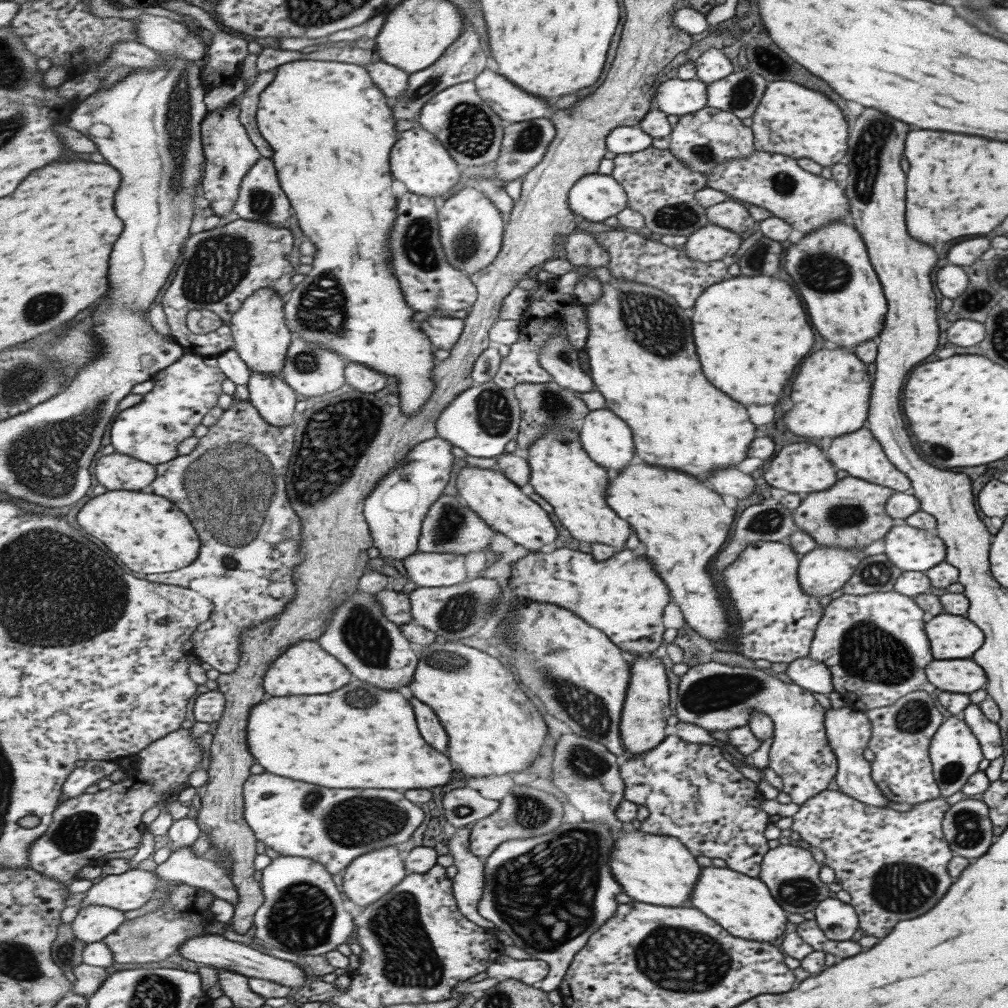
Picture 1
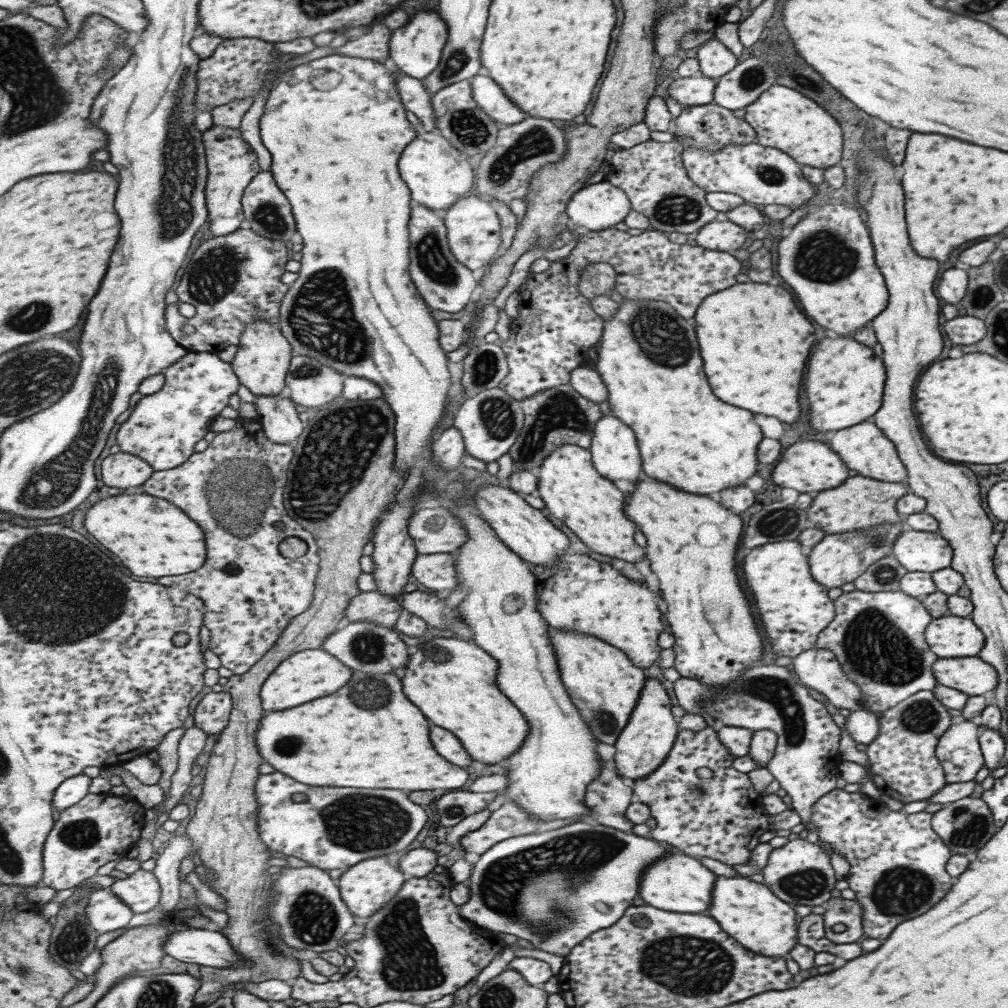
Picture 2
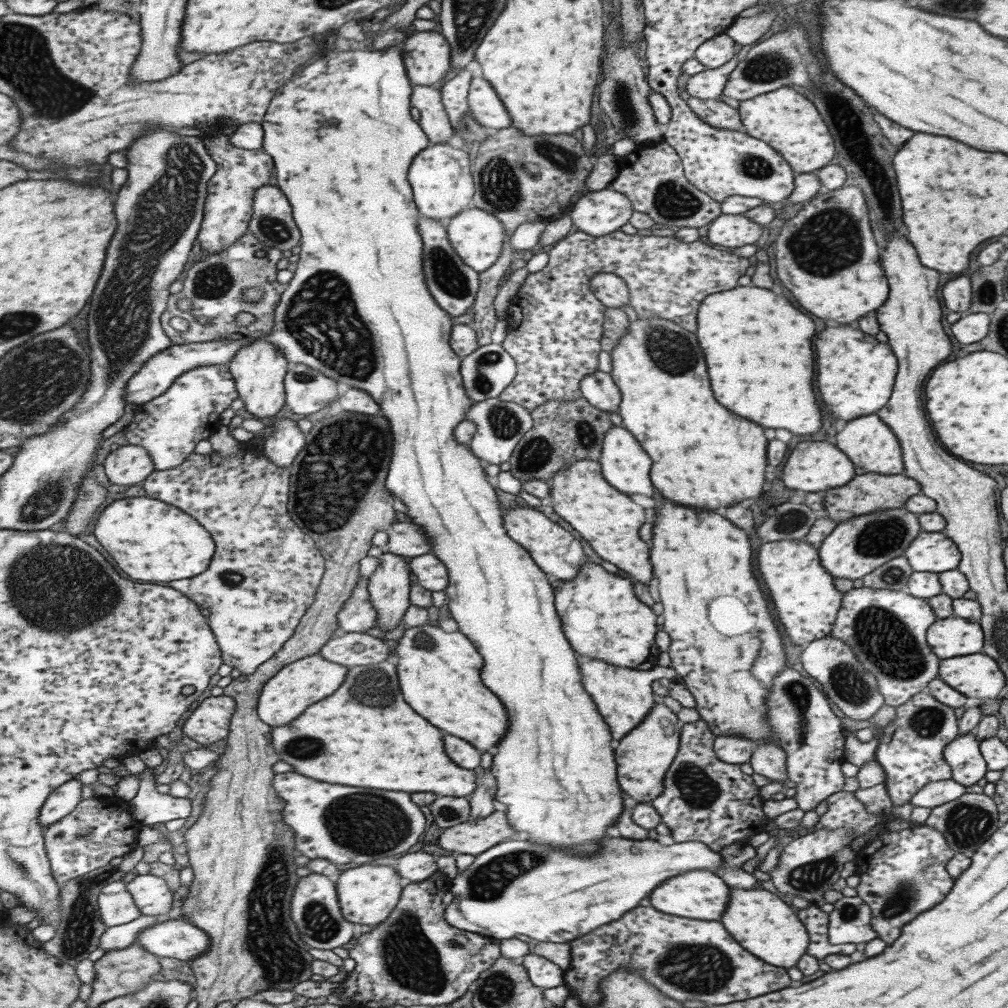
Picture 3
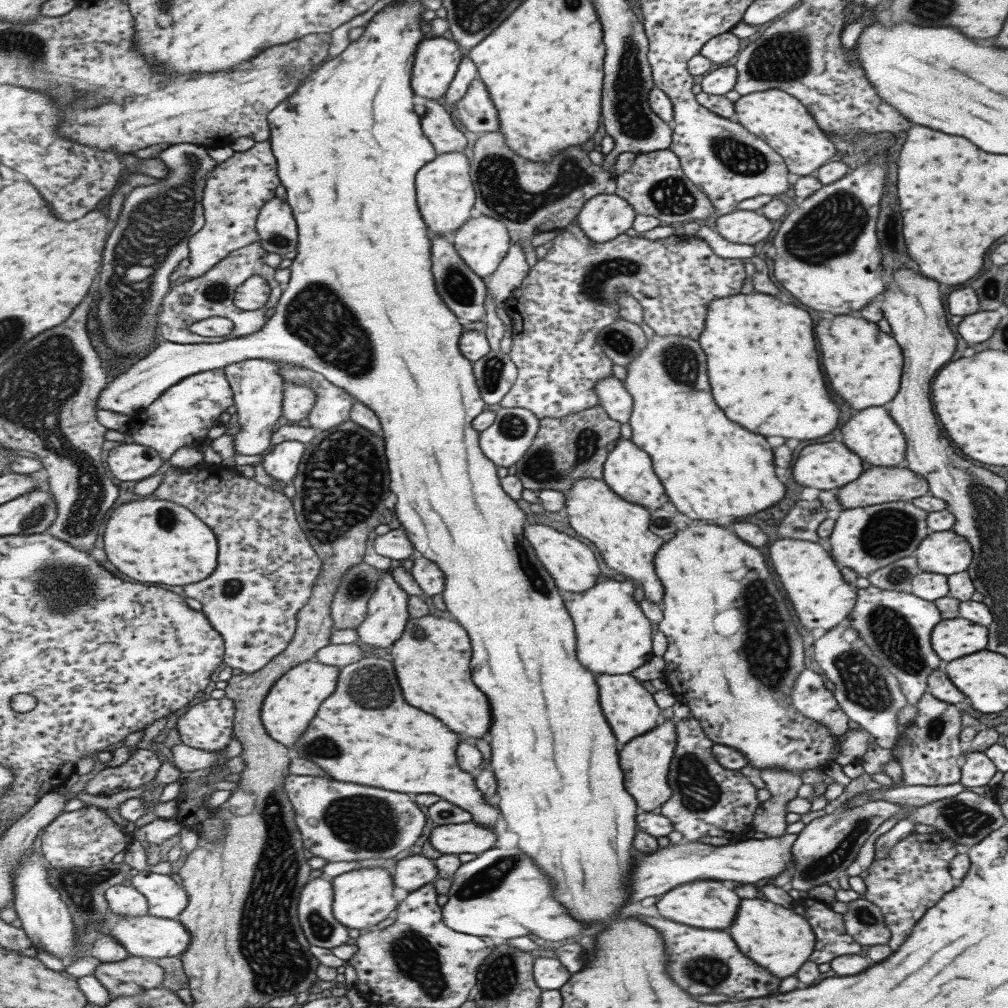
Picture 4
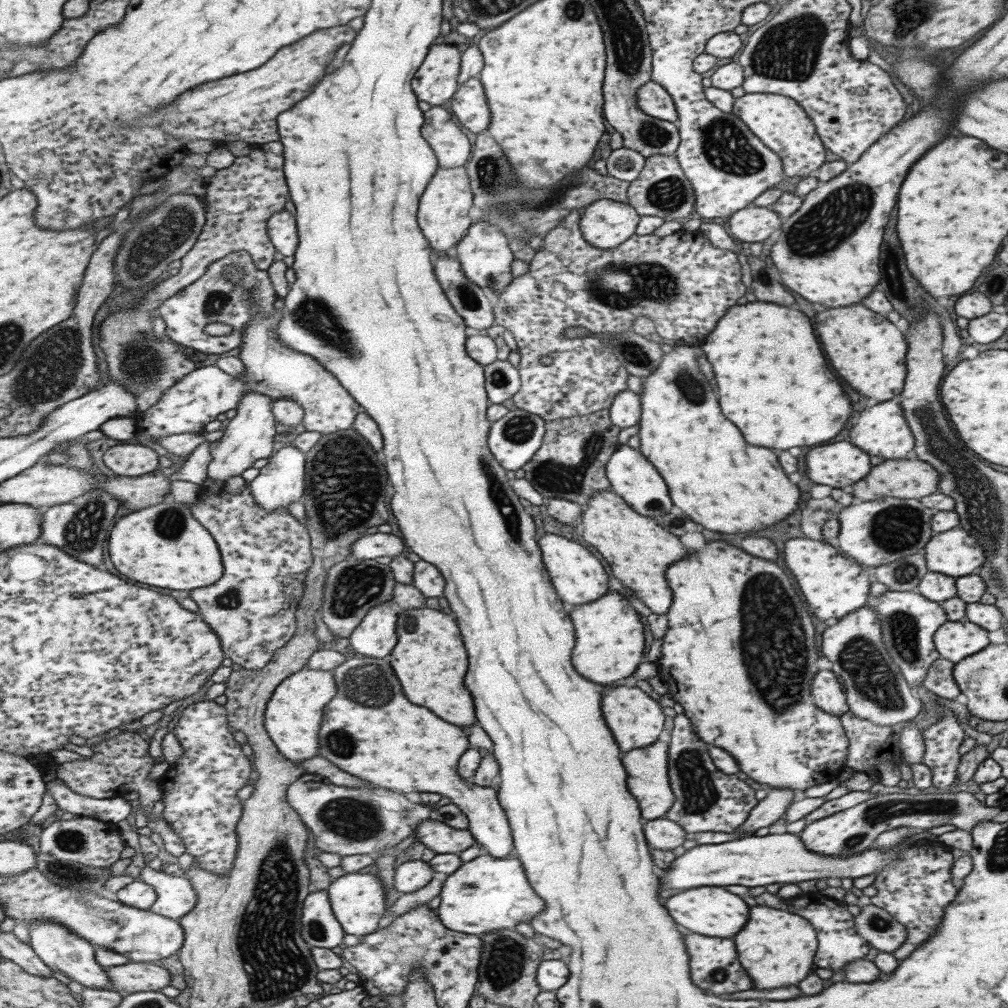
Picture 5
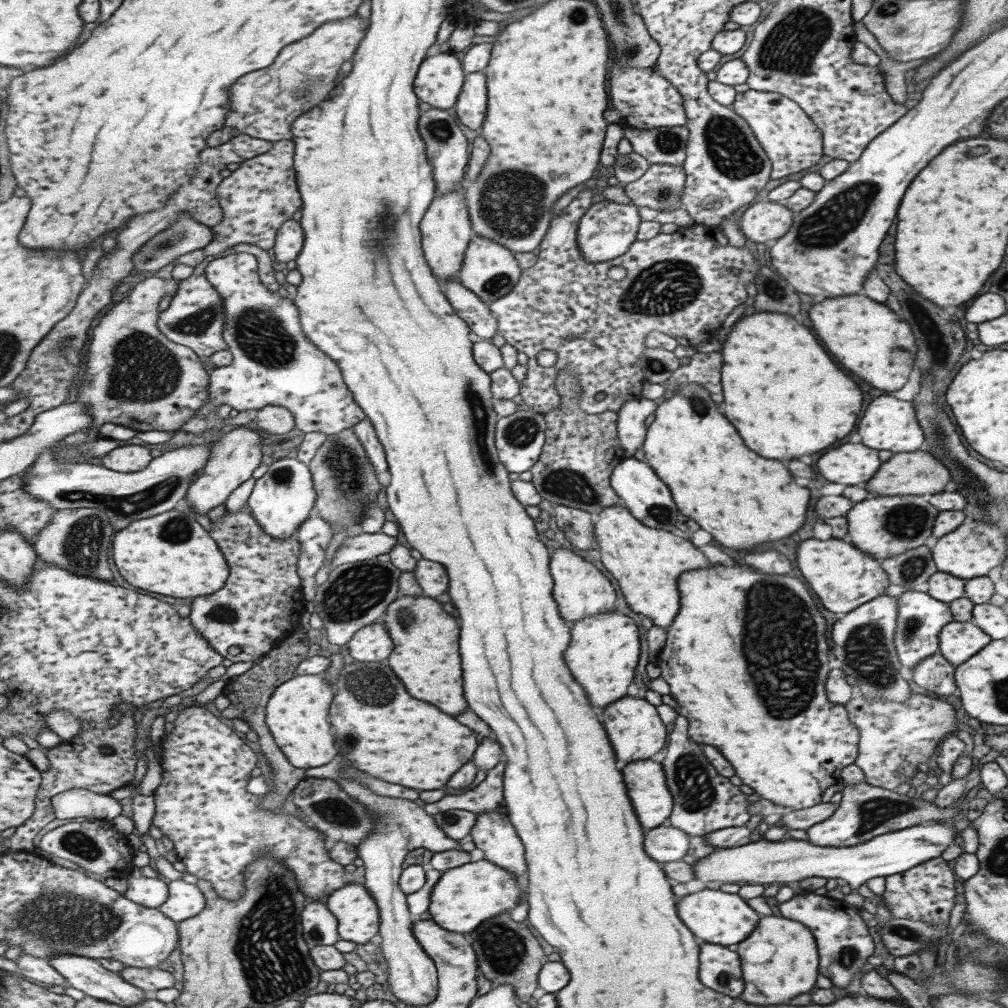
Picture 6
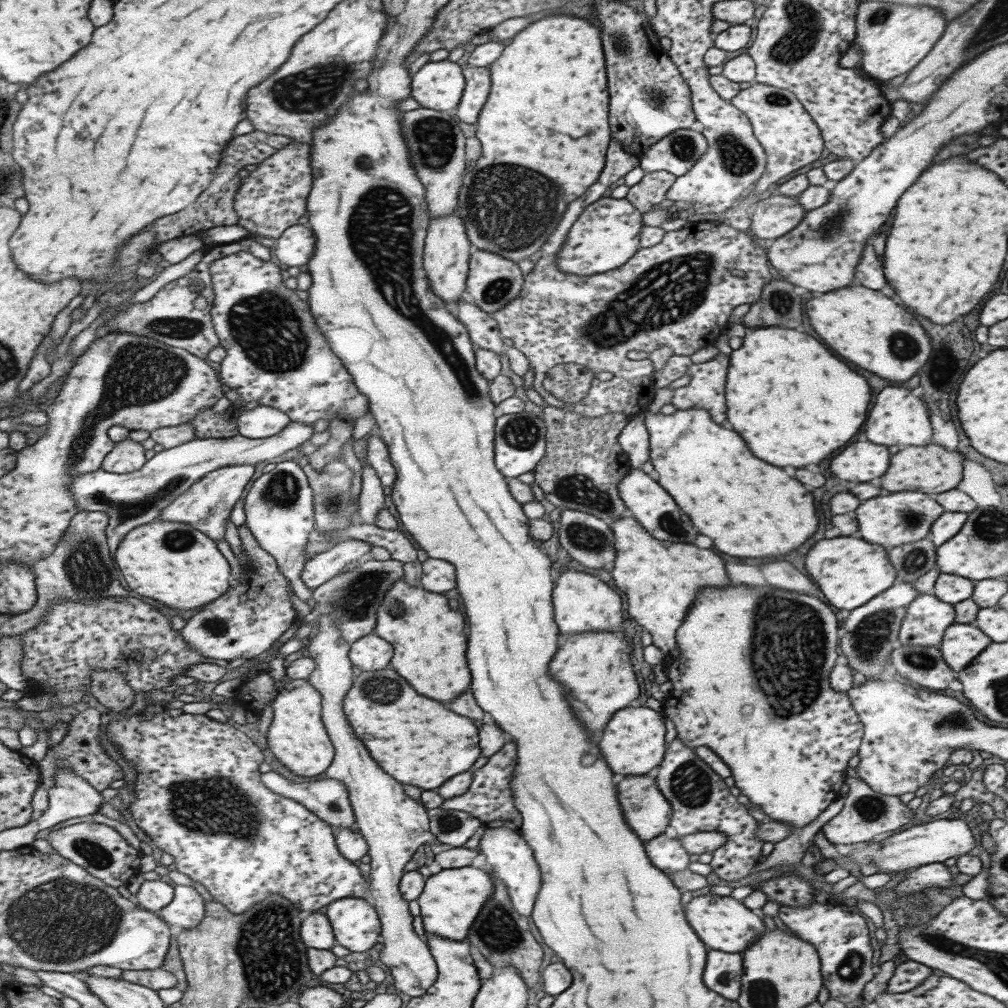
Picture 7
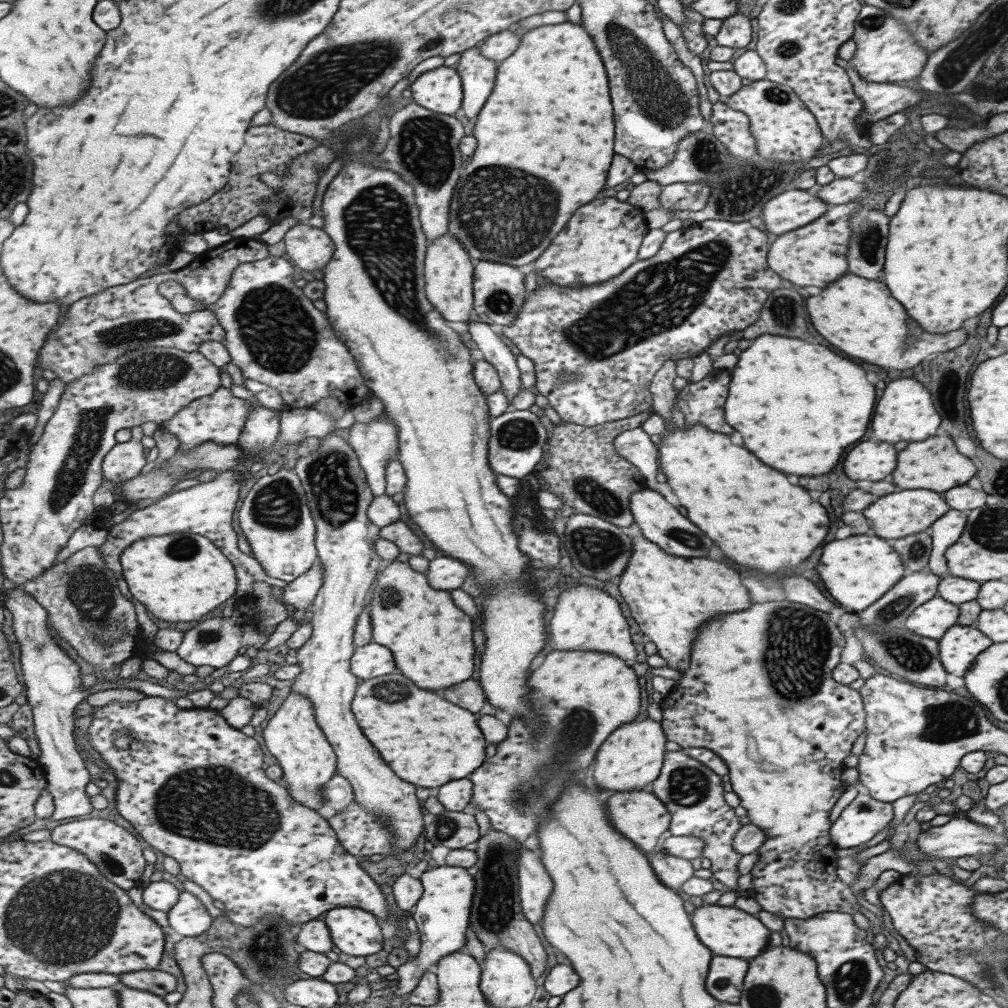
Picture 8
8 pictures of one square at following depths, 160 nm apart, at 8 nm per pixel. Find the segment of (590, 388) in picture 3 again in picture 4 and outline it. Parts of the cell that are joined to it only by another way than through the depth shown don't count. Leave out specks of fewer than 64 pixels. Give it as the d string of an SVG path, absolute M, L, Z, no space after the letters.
M607 377L595 384L599 397L599 405L603 407L609 418L620 423L628 422L632 412L632 395L615 377Z

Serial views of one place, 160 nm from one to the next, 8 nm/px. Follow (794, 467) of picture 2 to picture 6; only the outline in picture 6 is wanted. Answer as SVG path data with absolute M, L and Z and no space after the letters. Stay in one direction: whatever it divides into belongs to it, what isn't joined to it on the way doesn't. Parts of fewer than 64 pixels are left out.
M841 444L821 454L815 468L829 482L853 486L869 480L879 464L875 450L869 450L863 444Z

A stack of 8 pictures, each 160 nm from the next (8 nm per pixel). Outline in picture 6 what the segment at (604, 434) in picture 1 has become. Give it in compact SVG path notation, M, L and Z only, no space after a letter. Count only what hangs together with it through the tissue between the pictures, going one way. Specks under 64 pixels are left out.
M625 456L612 470L611 485L612 490L623 501L623 506L632 513L633 518L640 520L645 526L674 532L674 522L679 512L672 501L668 486L659 480L647 462Z

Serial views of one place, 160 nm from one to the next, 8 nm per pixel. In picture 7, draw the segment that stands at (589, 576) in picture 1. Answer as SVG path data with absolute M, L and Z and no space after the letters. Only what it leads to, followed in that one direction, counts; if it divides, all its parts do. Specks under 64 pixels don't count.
M581 633L564 639L561 650L553 657L550 670L569 694L575 714L585 726L595 732L607 726L613 713L620 712L633 703L639 694L639 684L629 664L630 638L619 633Z

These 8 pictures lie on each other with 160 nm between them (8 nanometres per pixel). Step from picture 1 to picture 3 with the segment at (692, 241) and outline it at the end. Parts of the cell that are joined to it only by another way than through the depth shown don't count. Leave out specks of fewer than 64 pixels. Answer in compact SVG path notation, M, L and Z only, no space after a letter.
M721 214L707 226L707 240L718 248L739 248L745 245L754 245L762 233L761 225L749 221L744 215Z

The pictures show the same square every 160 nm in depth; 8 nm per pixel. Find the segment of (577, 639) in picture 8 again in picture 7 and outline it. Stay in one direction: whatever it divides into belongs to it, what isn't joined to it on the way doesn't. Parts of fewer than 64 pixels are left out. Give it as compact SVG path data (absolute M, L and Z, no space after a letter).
M566 568L558 576L553 598L556 621L564 639L581 633L615 633L621 630L621 598L593 574Z

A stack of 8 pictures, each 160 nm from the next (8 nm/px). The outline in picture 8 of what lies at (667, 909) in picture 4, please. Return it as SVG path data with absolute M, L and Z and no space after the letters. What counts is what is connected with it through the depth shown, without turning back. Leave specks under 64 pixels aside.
M716 903L702 904L690 913L690 921L699 942L713 955L752 959L767 947L767 942L769 942L767 927L759 922L755 915L745 913L734 906L720 906Z

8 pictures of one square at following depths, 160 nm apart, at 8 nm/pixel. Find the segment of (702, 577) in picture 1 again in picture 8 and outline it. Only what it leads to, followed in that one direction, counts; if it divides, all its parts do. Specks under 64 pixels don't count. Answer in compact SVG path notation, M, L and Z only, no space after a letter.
M779 597L779 602L751 603L747 610L732 613L721 613L717 617L711 617L700 629L696 630L696 637L691 645L690 657L687 668L680 673L680 678L675 681L675 686L659 704L662 713L660 722L661 730L666 740L675 742L682 749L706 748L713 752L727 766L729 782L733 792L738 796L740 805L747 810L746 816L750 824L763 830L766 839L756 850L759 856L750 874L752 876L752 888L747 895L751 896L764 911L776 914L783 919L804 919L819 913L844 912L852 916L853 910L858 911L859 905L851 892L852 889L843 884L836 875L835 849L829 838L829 828L832 822L827 819L833 804L837 802L845 785L839 779L844 770L843 760L850 754L853 741L864 731L865 712L861 695L851 690L845 684L839 684L832 679L833 667L840 662L840 652L844 645L844 636L829 614L821 610L813 610L801 604L793 604Z

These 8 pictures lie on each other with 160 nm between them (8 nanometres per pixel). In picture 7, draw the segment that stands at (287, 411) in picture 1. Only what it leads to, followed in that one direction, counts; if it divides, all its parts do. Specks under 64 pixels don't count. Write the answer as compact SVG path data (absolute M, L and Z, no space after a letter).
M281 460L276 463L276 467L268 472L263 473L260 477L252 482L251 489L246 494L245 498L245 524L253 531L255 538L261 543L261 546L272 554L280 566L280 571L292 582L293 591L297 594L298 598L312 603L314 598L314 590L310 589L302 579L304 568L308 561L308 552L306 546L310 540L310 536L317 528L316 524L316 507L315 507L315 494L313 488L303 472L303 468L296 461Z

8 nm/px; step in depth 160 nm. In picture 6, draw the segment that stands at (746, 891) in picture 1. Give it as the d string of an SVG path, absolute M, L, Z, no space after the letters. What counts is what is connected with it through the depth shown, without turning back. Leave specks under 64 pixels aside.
M763 916L759 918L755 930L749 934L749 938L745 938L741 944L737 944L735 952L739 954L741 960L741 978L743 978L743 992L741 992L741 1000L749 1002L749 1004L781 1004L801 992L811 990L811 986L815 984L817 978L817 954L816 942L811 932L801 926L799 922L789 922L787 918L779 918L779 916Z

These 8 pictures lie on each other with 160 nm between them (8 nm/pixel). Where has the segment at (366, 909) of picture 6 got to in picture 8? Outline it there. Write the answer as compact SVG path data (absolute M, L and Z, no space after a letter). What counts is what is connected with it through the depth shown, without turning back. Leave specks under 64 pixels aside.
M339 907L326 913L324 921L342 952L358 957L383 950L385 936L376 914L357 907Z

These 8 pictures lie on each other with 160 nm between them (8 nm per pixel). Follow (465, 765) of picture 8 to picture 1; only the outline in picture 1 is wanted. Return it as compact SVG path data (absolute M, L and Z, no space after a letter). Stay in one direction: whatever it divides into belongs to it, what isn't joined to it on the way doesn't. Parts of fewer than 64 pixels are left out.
M353 680L349 686L345 686L343 690L337 690L337 694L319 694L319 696L285 696L285 698L269 698L265 702L261 702L261 706L257 706L252 710L252 717L249 718L248 728L248 745L256 759L267 772L273 774L281 774L293 780L303 780L303 782L311 782L311 784L319 784L319 786L327 786L327 788L347 788L347 784L351 788L391 788L391 790L415 790L417 788L432 789L433 786L443 786L449 780L453 780L453 764L447 756L439 754L433 746L429 746L417 726L417 718L415 718L415 710L411 706L411 702L399 694L397 690L389 692L389 700L381 698L379 694L373 694L375 688L371 688L371 684L361 682L361 680Z

